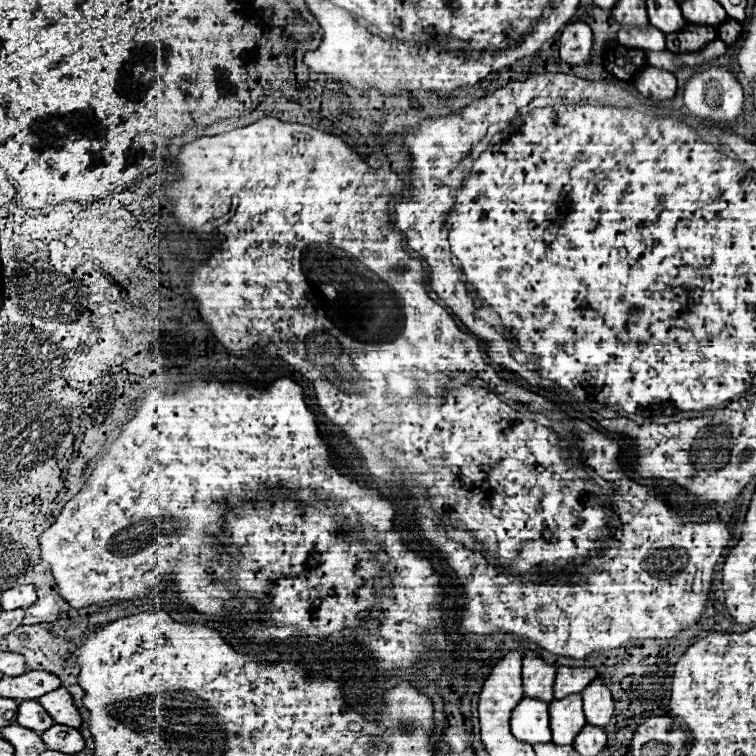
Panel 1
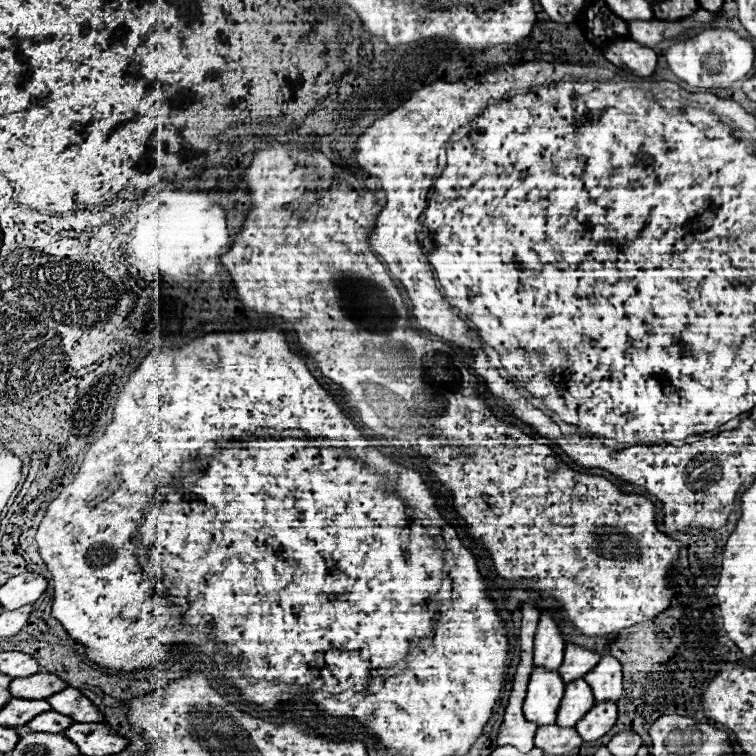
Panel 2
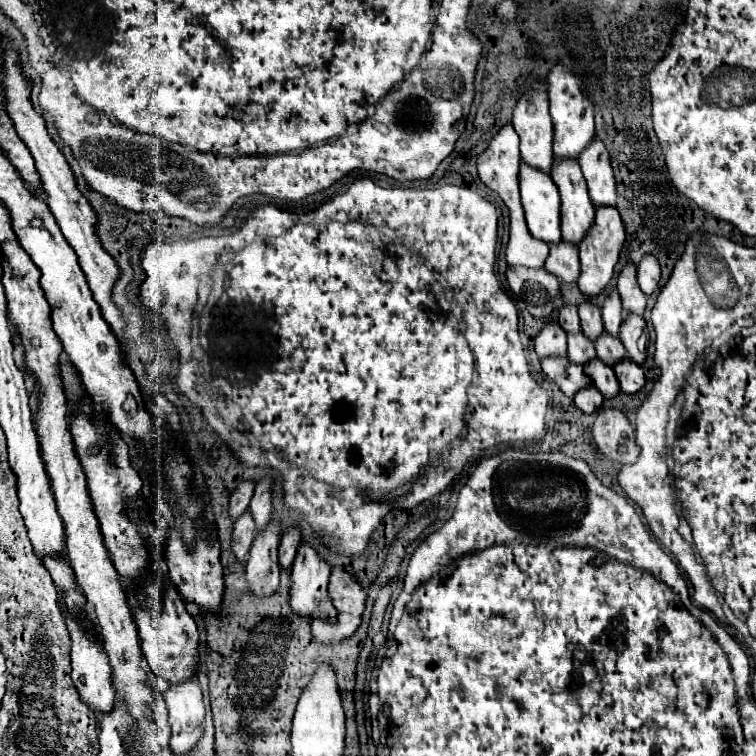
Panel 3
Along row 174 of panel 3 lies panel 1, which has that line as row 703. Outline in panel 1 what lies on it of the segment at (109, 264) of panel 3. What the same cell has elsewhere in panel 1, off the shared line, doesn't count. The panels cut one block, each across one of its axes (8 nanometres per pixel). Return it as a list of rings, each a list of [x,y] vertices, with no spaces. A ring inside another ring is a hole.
[[[60,686],[56,692],[48,692],[48,696],[40,696],[38,702],[56,720],[56,724],[80,728],[82,716],[74,706],[70,692],[64,686]]]

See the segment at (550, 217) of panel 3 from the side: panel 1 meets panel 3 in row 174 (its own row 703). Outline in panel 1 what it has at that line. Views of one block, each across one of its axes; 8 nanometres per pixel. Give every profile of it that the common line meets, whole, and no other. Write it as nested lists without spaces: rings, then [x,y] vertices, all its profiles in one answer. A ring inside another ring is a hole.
[[[530,696],[522,698],[512,712],[510,728],[518,740],[524,740],[528,744],[550,742],[552,732],[550,732],[548,702]]]

